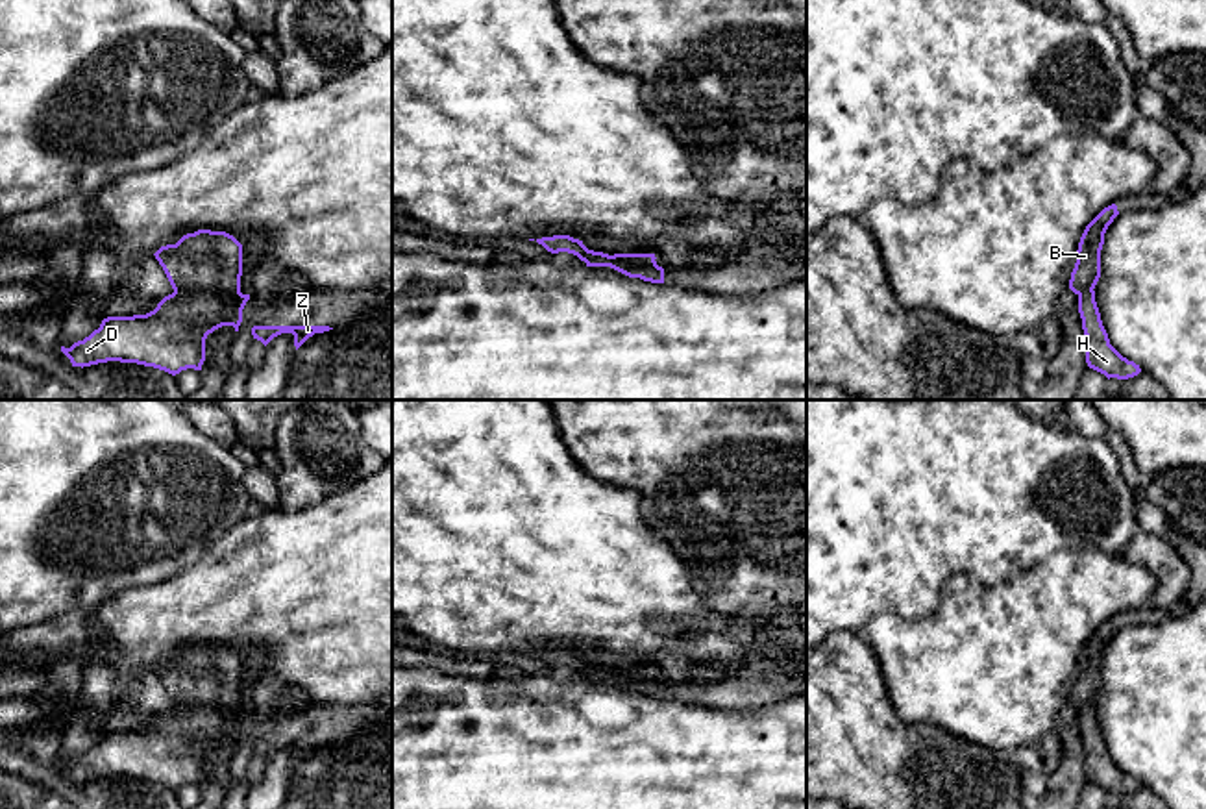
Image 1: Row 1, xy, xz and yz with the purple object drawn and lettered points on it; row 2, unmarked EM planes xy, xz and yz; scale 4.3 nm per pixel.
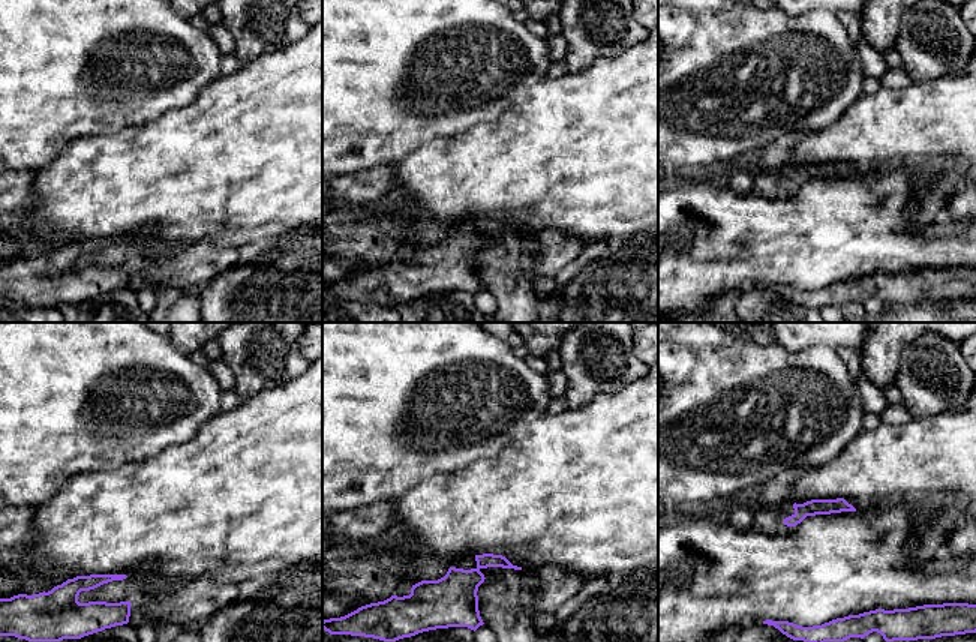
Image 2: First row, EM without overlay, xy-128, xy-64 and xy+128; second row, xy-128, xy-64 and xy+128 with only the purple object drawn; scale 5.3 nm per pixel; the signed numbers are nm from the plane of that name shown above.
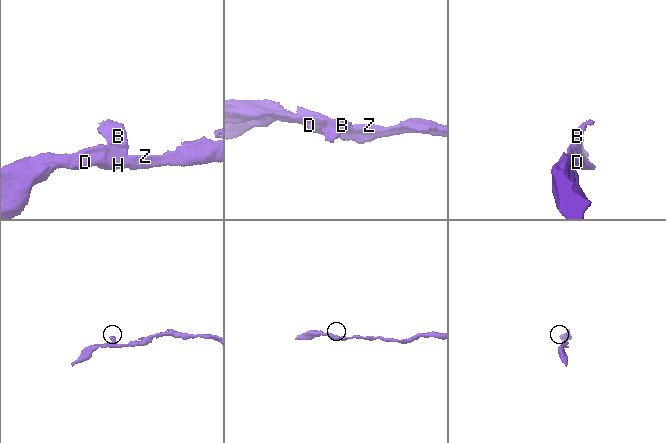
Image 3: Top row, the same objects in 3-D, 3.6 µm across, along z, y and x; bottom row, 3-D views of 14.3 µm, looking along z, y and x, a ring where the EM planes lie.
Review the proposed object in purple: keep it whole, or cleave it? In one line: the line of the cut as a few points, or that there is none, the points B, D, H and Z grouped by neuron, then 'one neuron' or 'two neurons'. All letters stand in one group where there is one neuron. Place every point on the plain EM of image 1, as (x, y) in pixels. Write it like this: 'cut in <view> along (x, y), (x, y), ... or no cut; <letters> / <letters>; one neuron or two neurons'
cut in xy along (174, 704), (204, 704), (222, 709), (239, 708); B / D H Z; two neurons

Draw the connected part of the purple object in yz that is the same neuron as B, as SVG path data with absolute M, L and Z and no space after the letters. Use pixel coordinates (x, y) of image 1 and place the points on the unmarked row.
M1112 618L1086 641L1078 657L1077 678L1069 694L1069 703L1075 709L1095 703L1101 692L1101 665L1104 659L1104 648L1117 629L1117 620Z

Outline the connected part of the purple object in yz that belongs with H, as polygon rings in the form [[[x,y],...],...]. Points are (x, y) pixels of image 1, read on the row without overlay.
[[[1095,705],[1078,709],[1078,728],[1086,750],[1086,778],[1108,794],[1128,794],[1141,787],[1139,779],[1123,772],[1108,753],[1095,716]]]

